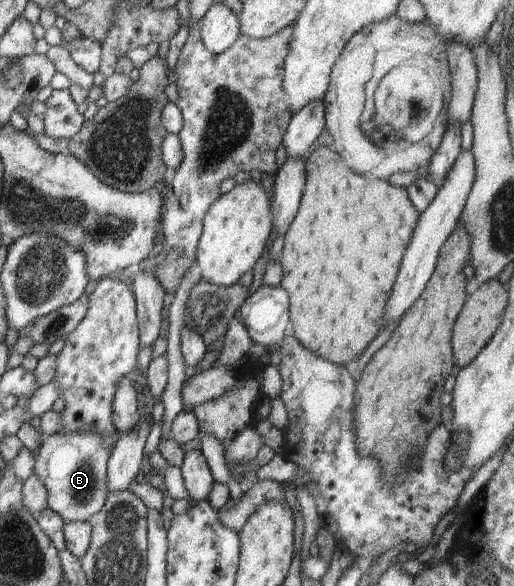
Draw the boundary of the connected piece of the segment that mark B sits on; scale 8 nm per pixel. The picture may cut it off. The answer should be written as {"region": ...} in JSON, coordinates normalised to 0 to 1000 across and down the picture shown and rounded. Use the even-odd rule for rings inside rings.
{"region":[[[187,732],[84,747],[64,805],[89,831],[93,867],[105,869],[126,892],[175,892],[198,870],[212,841],[208,788],[218,768],[220,758],[204,753],[204,744]]]}

